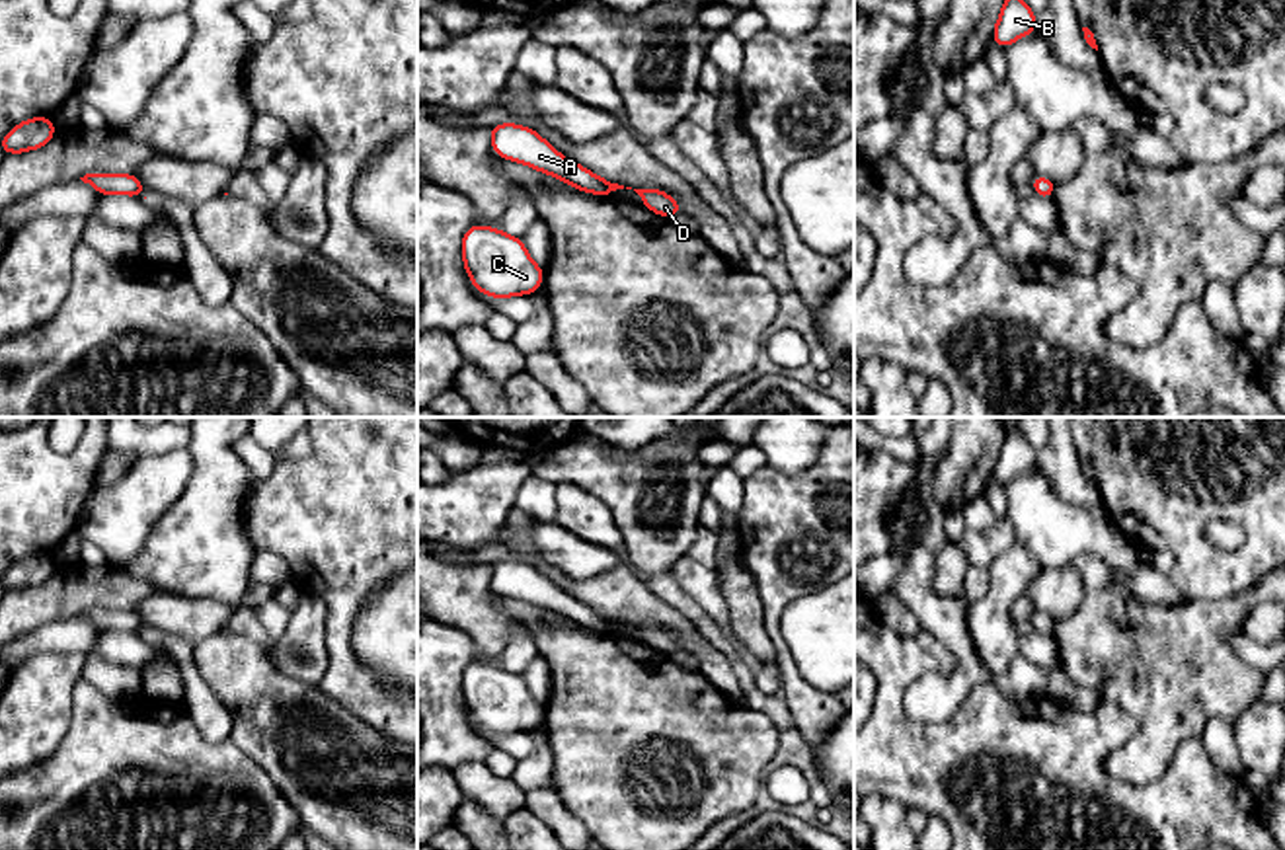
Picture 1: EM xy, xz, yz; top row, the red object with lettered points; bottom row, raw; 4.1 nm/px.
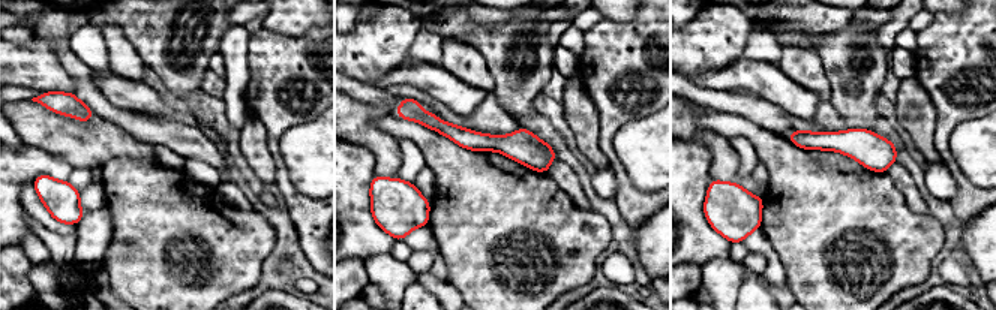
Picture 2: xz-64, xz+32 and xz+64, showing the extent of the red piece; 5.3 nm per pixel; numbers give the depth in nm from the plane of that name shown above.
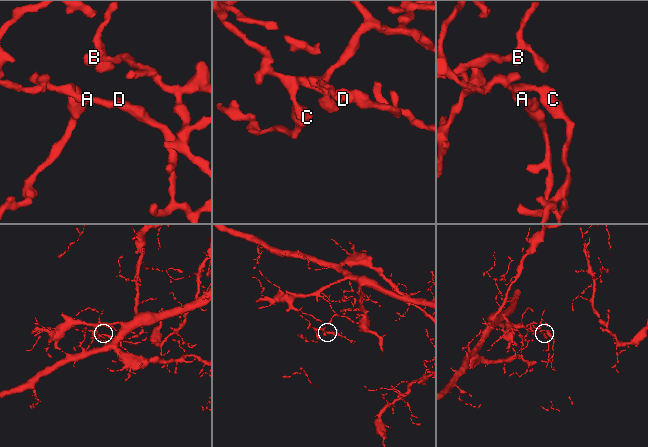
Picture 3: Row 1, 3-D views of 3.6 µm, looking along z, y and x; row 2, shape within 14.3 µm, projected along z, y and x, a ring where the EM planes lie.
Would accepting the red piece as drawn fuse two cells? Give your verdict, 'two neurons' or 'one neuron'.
one neuron

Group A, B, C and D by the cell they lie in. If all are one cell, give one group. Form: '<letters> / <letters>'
A B C D

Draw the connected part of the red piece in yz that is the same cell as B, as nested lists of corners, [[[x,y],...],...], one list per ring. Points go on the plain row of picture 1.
[[[1006,429],[1004,443],[1000,446],[998,458],[993,466],[993,476],[998,483],[1006,485],[1016,476],[1037,468],[1035,450],[1016,429]]]

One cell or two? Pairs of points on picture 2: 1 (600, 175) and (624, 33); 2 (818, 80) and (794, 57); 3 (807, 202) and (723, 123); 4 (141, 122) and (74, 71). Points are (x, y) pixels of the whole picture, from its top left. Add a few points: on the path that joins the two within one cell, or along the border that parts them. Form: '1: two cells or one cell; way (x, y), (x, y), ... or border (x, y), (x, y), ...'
1: two cells; border (609, 166), (617, 184), (615, 196)
2: one cell; way (812, 75), (800, 63)
3: one cell; way (798, 178), (747, 129)
4: one cell; way (123, 119), (105, 110), (86, 89)

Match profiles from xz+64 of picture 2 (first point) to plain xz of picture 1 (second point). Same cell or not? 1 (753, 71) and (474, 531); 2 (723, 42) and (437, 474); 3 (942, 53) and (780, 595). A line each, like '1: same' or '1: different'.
1: different
2: different
3: same

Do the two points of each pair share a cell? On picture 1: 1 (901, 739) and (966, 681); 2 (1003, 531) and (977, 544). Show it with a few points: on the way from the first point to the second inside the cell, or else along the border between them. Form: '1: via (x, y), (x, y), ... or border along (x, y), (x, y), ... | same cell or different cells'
1: border along (964, 698), (942, 720), (913, 720), (903, 708) | different cells
2: via (997, 537), (983, 544) | same cell

